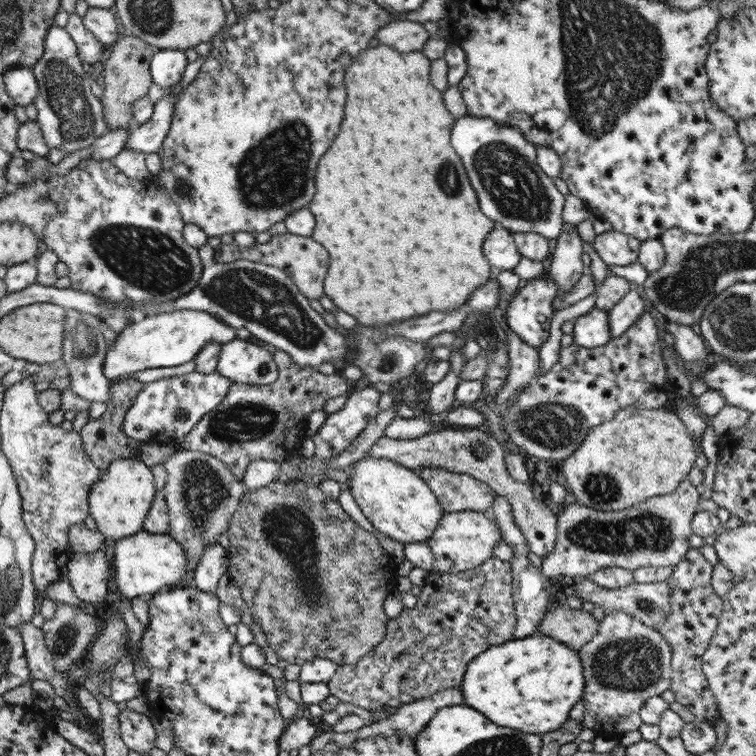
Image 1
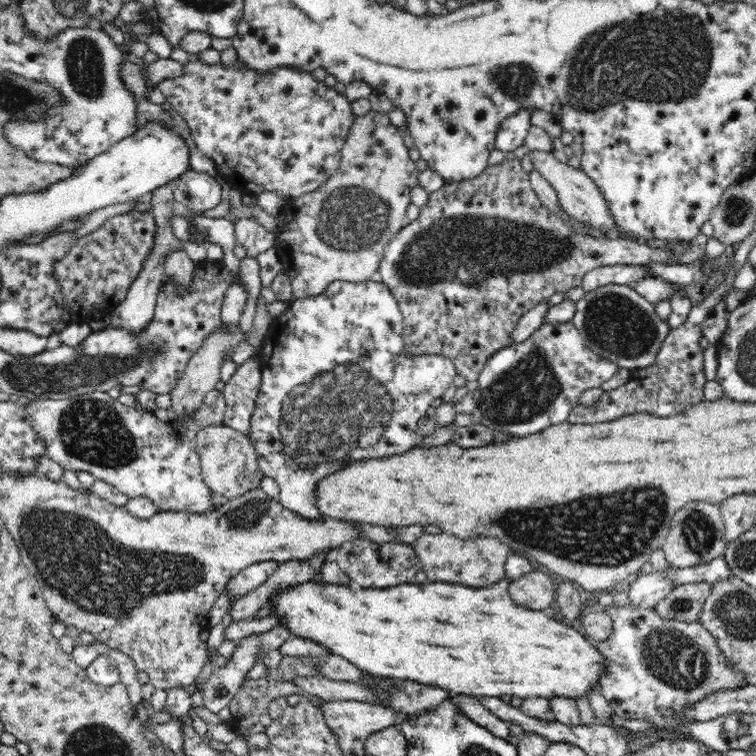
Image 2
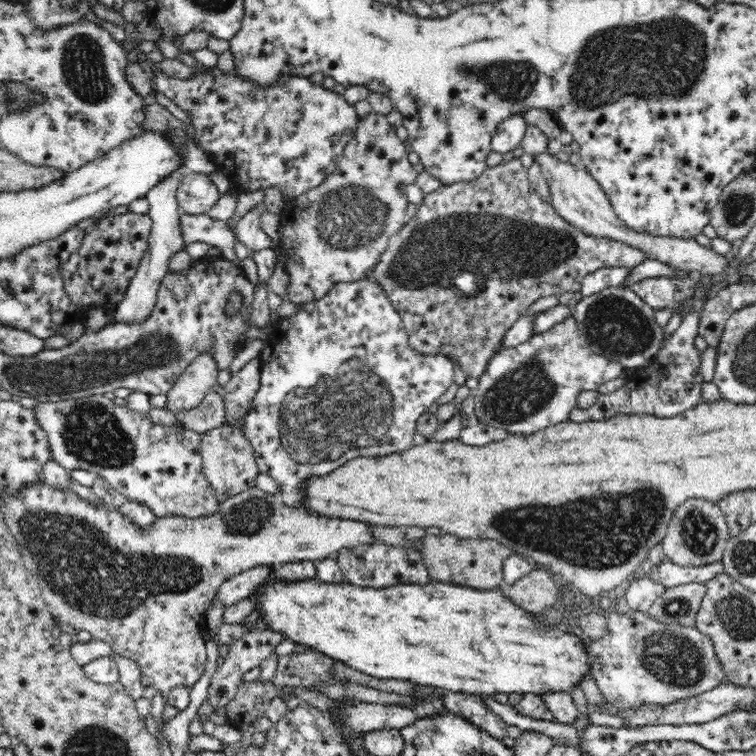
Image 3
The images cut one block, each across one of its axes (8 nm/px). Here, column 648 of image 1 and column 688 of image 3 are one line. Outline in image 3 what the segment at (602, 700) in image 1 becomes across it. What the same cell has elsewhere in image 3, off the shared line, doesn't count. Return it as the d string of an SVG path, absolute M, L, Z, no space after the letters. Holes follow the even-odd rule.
M621 610L619 612L612 612L607 616L608 630L606 634L599 639L590 640L587 643L587 657L591 662L591 676L596 681L598 688L604 695L606 701L614 705L616 709L625 711L626 709L637 709L642 705L650 705L650 707L666 706L670 703L675 703L677 700L682 700L691 696L698 696L702 692L716 688L720 685L731 684L727 682L725 670L720 666L719 660L716 658L716 651L712 641L703 632L700 632L695 625L687 626L682 624L660 624L655 618L647 614L647 611L642 610Z

